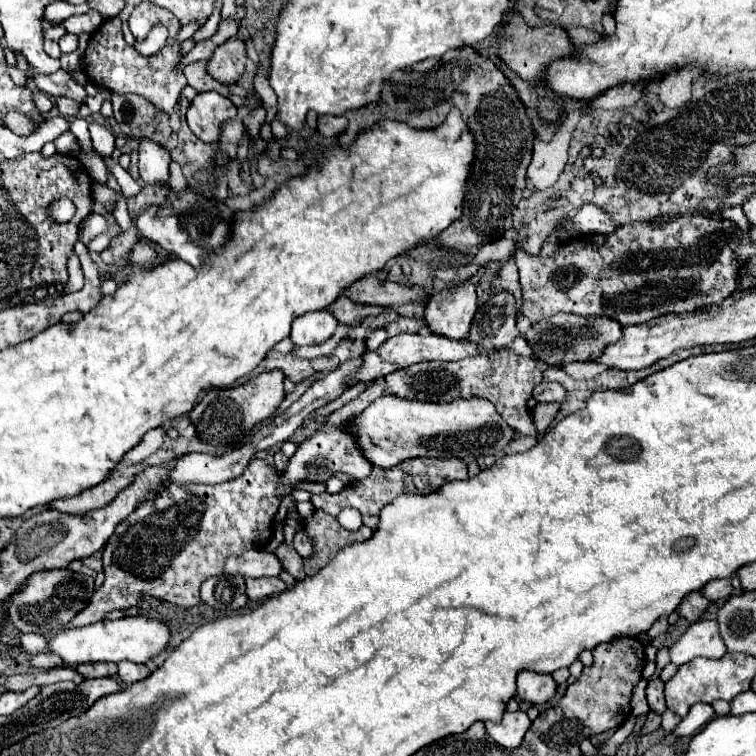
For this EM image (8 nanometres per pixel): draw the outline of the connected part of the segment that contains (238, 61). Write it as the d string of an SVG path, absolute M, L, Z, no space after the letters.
M234 38L216 48L208 60L208 74L226 86L238 84L246 72L246 62L246 42Z

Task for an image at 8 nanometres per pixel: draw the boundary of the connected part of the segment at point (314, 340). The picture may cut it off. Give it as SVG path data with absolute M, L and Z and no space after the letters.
M320 310L320 312L314 312L314 314L304 314L292 324L290 338L296 346L322 344L324 340L334 336L336 326L338 326L338 320L328 310Z

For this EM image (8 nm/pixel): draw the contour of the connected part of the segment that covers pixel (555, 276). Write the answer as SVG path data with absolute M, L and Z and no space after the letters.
M682 216L676 218L664 226L656 226L654 222L630 222L630 224L622 224L616 228L616 232L610 234L584 234L584 236L574 236L570 240L562 240L562 242L546 242L540 250L538 256L530 256L524 254L522 250L516 252L516 266L520 270L520 286L522 286L522 306L520 312L532 322L540 322L540 318L544 316L554 316L558 312L570 312L570 314L580 314L580 316L610 316L614 320L618 320L622 326L636 326L636 324L644 324L646 320L652 320L656 316L668 314L668 312L676 312L676 314L684 314L684 312L694 312L696 308L704 308L704 306L712 306L712 304L720 304L724 298L728 298L734 290L736 290L736 258L734 252L740 244L740 230L730 222L730 220L712 220L706 216Z

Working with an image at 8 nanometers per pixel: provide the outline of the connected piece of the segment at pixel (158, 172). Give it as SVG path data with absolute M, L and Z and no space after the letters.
M136 138L140 156L140 182L142 184L168 184L170 154L162 144L150 138Z

